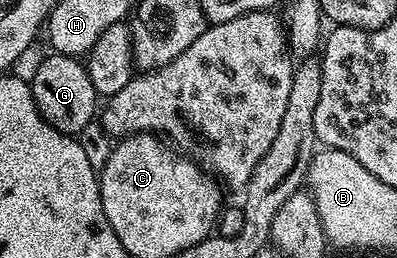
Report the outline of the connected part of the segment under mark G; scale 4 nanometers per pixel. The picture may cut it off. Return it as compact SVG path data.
M50 53L45 56L36 69L34 76L29 79L32 97L36 101L38 111L56 129L66 135L77 136L90 122L95 122L100 111L100 96L92 85L92 77L86 72L85 62L72 55Z

